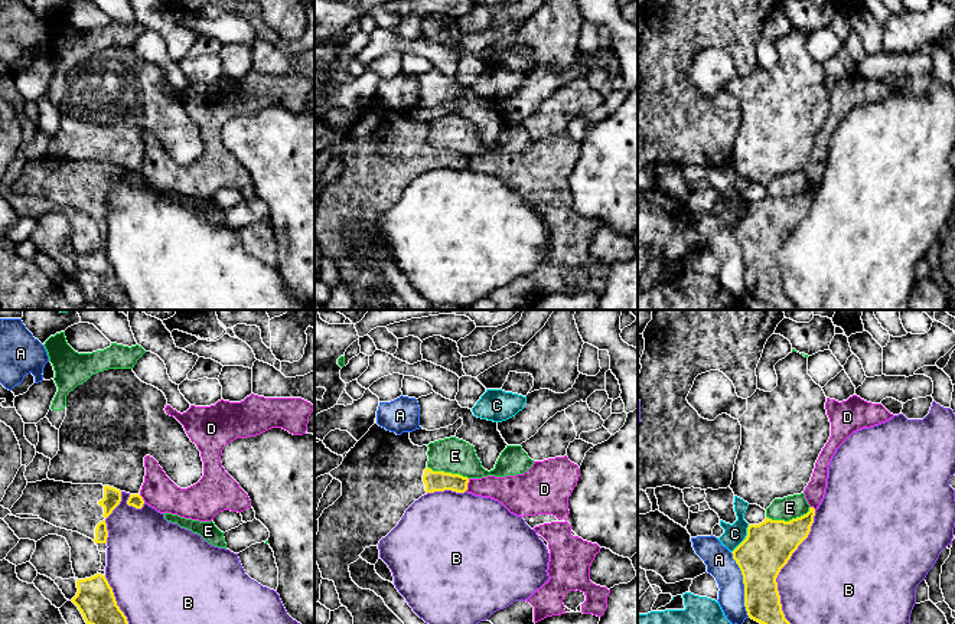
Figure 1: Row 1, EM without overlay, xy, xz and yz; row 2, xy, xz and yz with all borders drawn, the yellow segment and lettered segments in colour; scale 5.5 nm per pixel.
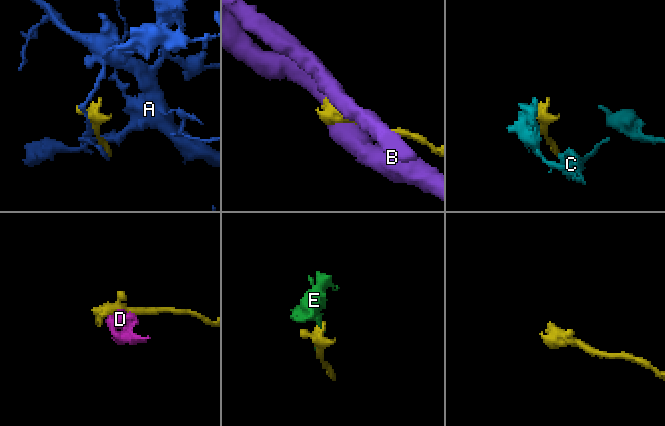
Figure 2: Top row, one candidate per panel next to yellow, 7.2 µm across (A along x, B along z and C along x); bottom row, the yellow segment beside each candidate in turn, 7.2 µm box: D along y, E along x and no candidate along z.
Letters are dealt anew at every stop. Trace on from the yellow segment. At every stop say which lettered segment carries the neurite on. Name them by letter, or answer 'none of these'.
none of these

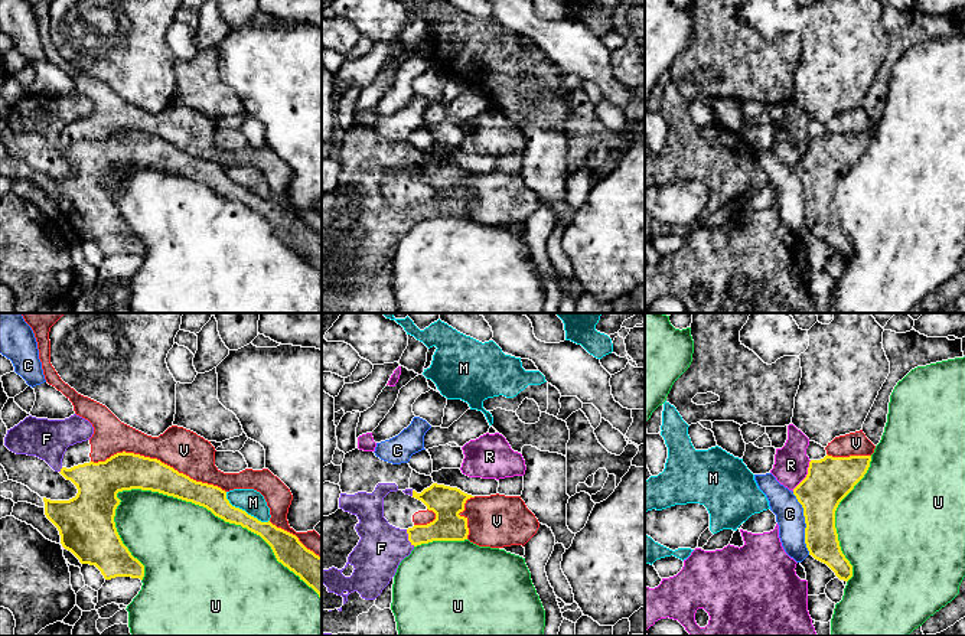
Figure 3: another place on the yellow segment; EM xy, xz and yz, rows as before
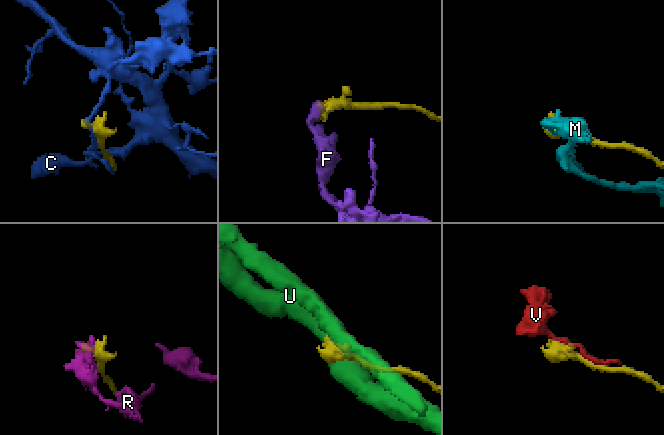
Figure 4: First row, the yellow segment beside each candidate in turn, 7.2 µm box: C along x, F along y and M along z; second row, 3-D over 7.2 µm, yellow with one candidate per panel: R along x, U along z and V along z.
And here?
F

